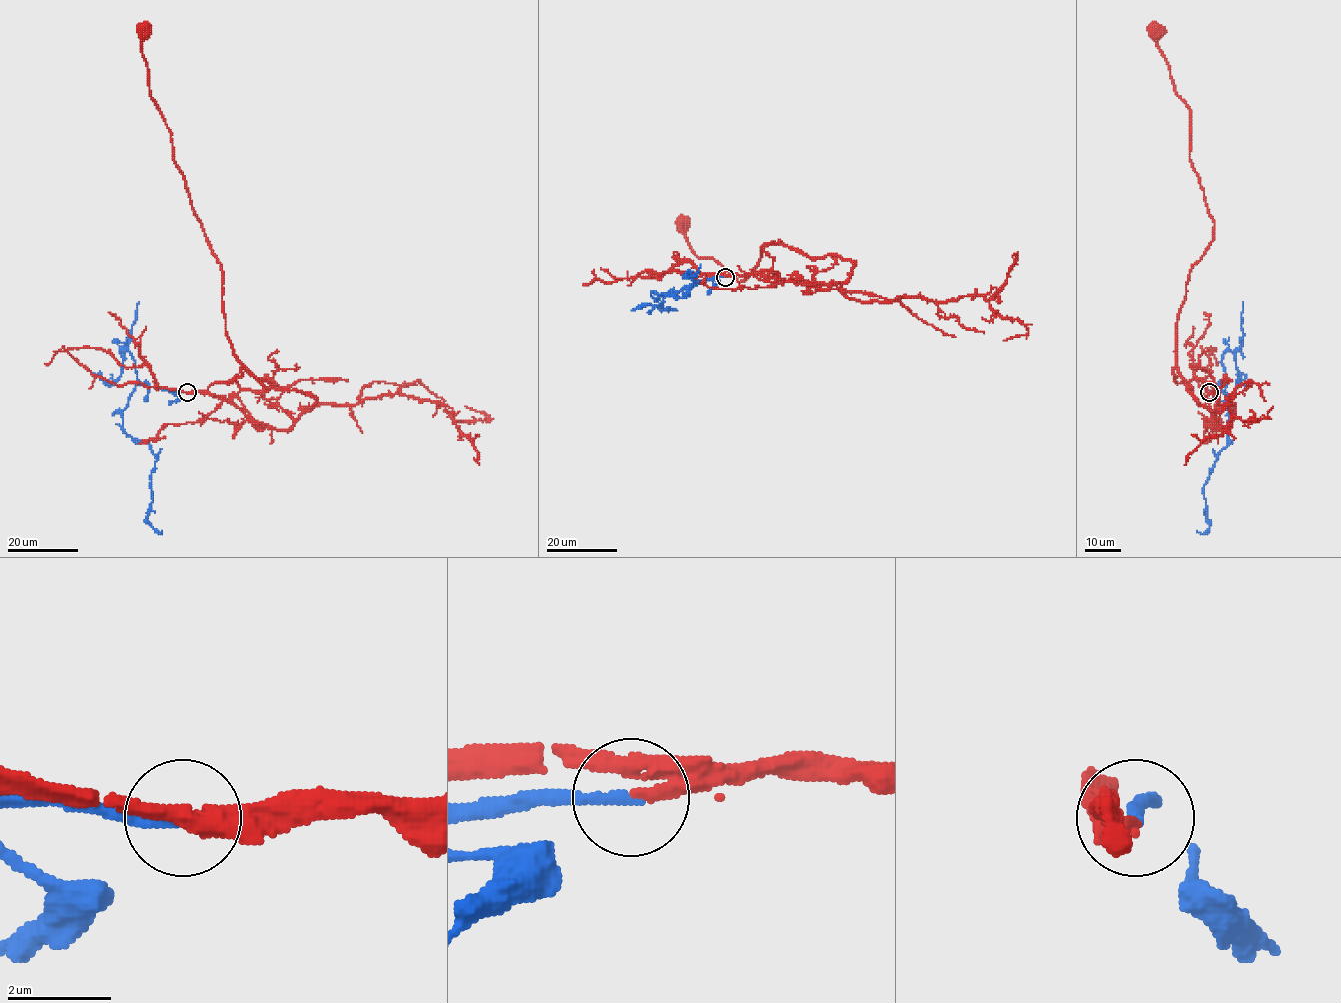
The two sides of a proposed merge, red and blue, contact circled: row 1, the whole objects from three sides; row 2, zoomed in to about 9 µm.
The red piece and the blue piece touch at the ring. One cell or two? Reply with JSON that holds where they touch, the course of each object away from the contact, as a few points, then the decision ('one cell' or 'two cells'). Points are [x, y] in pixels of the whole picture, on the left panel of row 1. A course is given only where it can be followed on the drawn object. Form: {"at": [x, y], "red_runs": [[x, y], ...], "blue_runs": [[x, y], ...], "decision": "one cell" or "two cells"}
{"at": [187, 392], "red_runs": [[187, 392], [231, 382], [225, 383], [241, 375], [242, 363], [226, 330], [220, 262], [150, 92], [142, 31]], "blue_runs": [[187, 392], [137, 383], [122, 412], [124, 431], [148, 443], [156, 458], [147, 521], [158, 532], [162, 531]], "decision": "one cell"}

